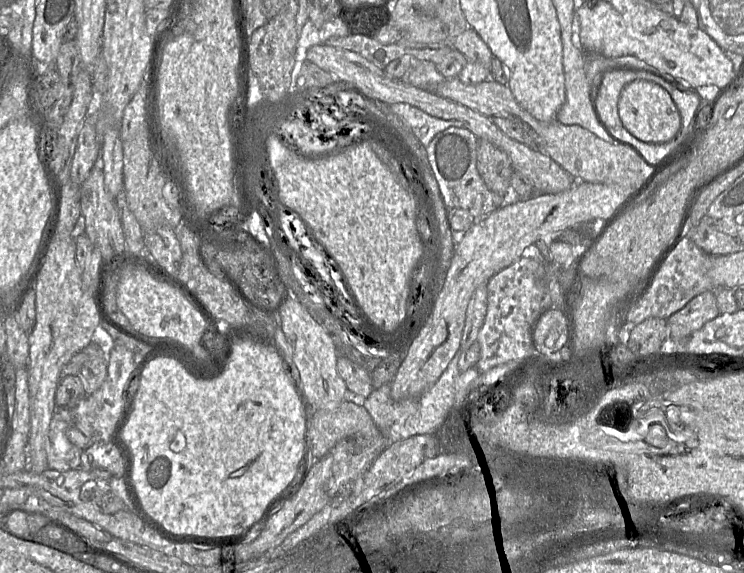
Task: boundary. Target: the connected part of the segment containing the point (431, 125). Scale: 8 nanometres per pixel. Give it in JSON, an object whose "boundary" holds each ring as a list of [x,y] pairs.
{"boundary":[[[393,103],[390,108],[411,129],[425,148],[438,133],[450,127],[464,128],[462,122],[430,116],[406,103]]]}

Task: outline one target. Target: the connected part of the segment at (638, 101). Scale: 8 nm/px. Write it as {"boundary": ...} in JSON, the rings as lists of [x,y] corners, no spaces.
{"boundary":[[[634,80],[622,90],[618,100],[618,114],[625,129],[636,138],[649,143],[667,143],[679,135],[682,120],[671,95],[658,84]]]}

